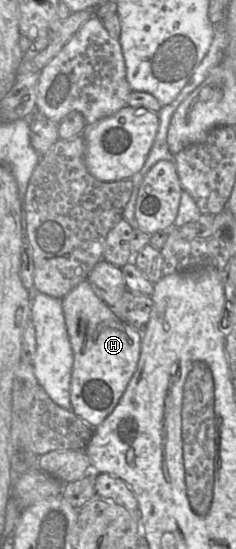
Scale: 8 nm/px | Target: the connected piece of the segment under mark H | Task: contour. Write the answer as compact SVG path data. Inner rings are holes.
M87 279L62 298L62 308L74 353L71 410L95 429L114 410L137 369L142 332L121 321L94 293Z

